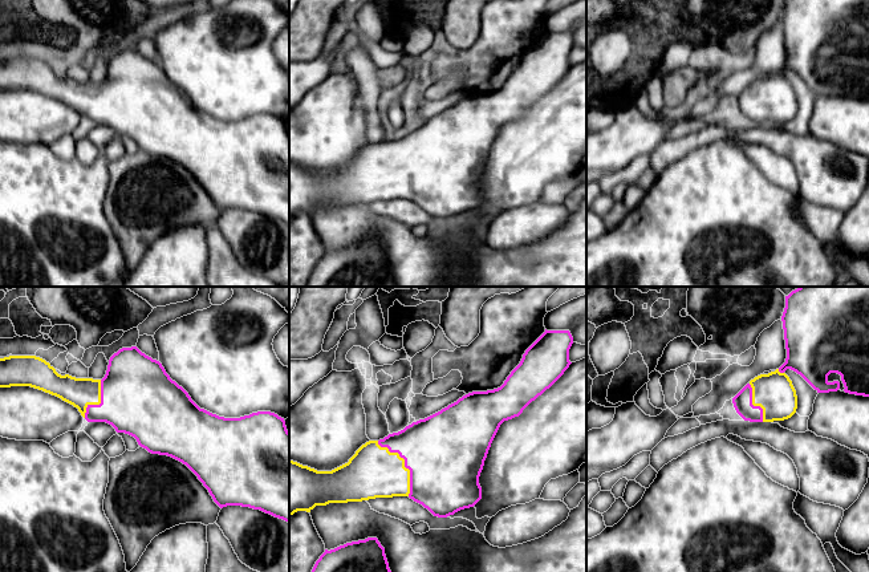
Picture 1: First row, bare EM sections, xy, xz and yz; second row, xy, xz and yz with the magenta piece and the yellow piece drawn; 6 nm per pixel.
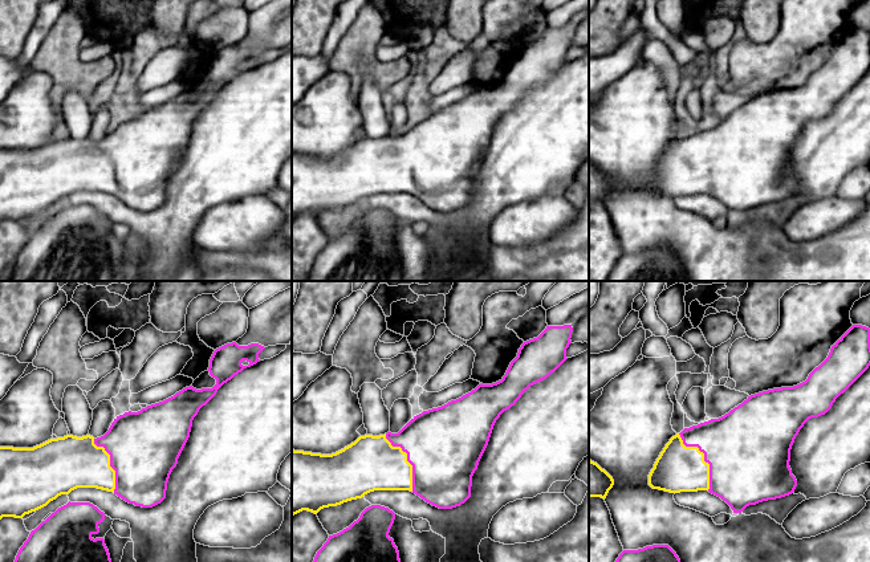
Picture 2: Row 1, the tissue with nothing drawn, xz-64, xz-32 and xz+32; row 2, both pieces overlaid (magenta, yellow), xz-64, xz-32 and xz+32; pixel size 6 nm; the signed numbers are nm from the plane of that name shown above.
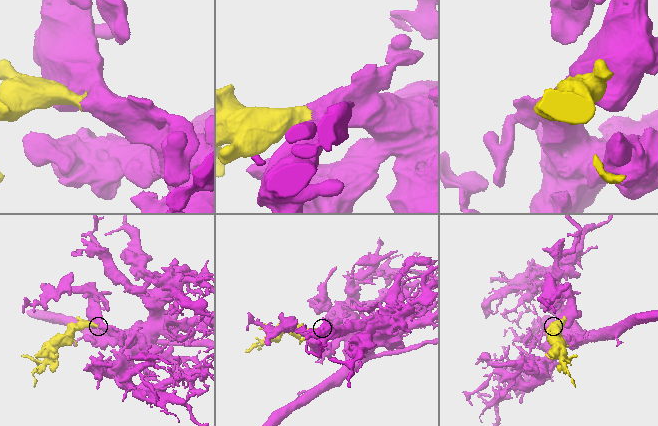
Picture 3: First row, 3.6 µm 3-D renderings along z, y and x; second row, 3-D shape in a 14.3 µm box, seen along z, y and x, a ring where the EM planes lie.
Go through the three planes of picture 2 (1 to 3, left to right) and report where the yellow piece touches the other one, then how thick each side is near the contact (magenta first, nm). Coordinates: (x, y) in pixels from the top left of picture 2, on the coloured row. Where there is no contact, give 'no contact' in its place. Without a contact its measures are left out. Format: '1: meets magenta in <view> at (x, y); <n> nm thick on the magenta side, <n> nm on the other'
1: meets magenta in xz-64 at (110, 464); 420 nm thick on the magenta side, 320 nm on the other
2: meets magenta in xz-32 at (407, 460); 460 nm thick on the magenta side, 320 nm on the other
3: meets magenta in xz+32 at (704, 457); 480 nm thick on the magenta side, 280 nm on the other

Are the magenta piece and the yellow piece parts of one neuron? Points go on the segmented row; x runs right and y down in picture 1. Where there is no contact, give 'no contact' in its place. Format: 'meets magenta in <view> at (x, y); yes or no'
meets magenta in xz at (405, 463); yes

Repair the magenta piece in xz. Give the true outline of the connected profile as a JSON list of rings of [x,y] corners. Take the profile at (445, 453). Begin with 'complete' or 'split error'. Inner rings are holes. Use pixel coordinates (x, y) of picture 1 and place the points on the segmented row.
split error; [[[547,330],[525,350],[520,364],[504,384],[494,390],[472,392],[440,411],[379,441],[362,445],[348,463],[332,470],[317,471],[289,459],[289,516],[297,511],[310,512],[316,506],[329,503],[362,502],[375,498],[409,496],[422,504],[434,516],[447,518],[474,507],[482,499],[479,476],[491,443],[504,421],[519,417],[523,410],[549,389],[569,368],[569,349],[573,337],[569,330]]]

